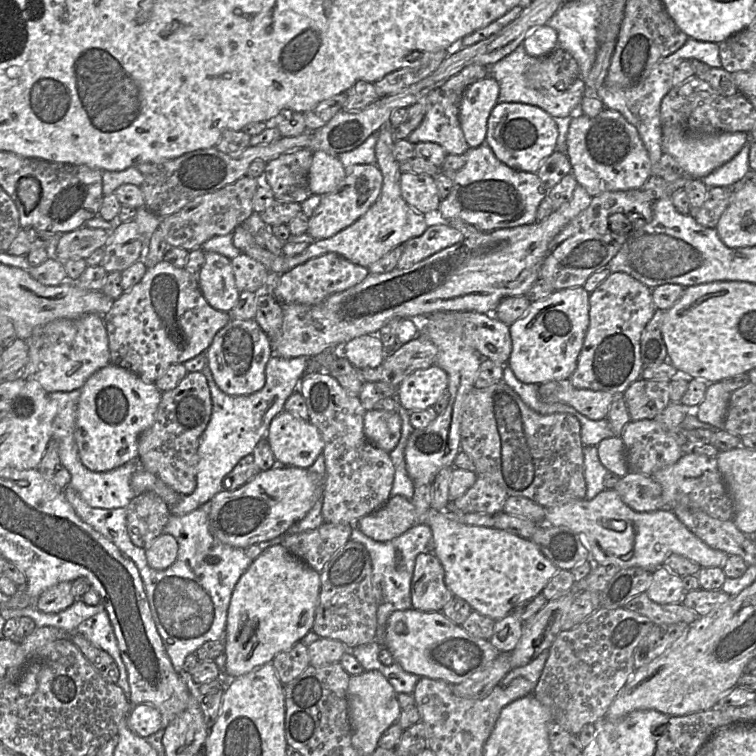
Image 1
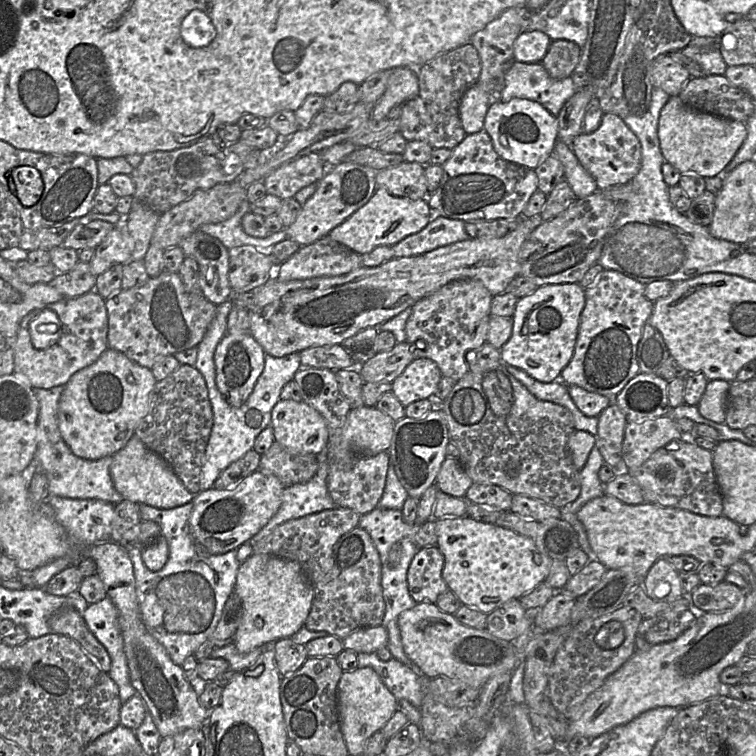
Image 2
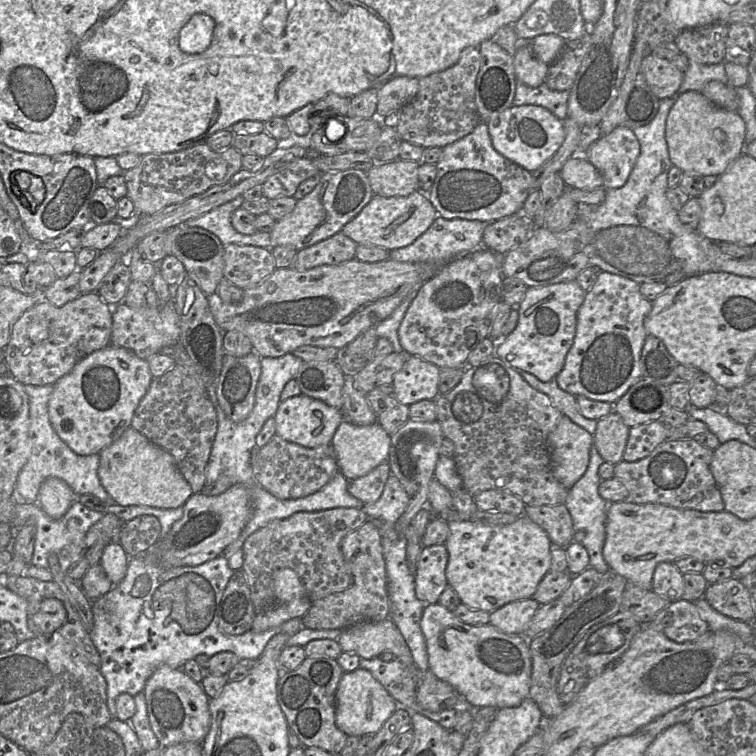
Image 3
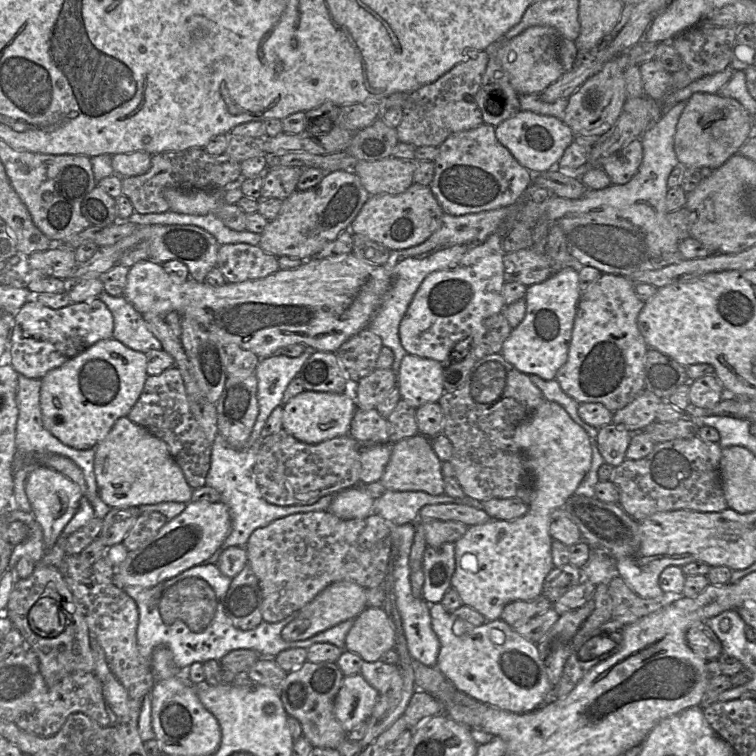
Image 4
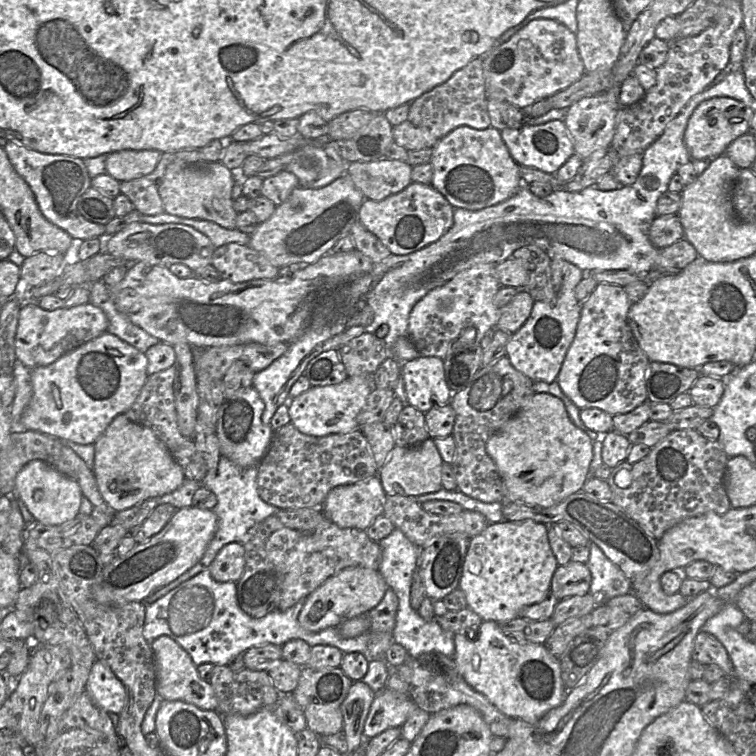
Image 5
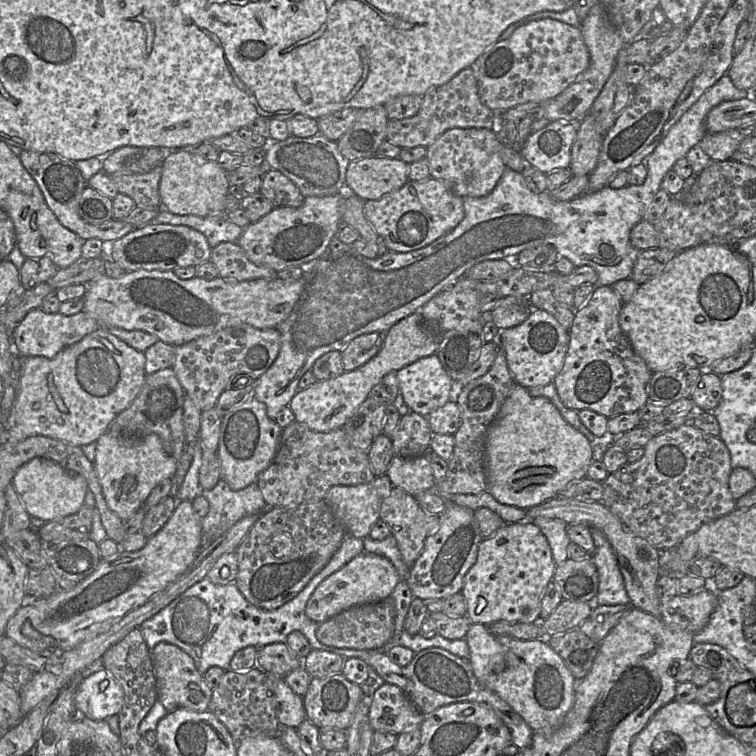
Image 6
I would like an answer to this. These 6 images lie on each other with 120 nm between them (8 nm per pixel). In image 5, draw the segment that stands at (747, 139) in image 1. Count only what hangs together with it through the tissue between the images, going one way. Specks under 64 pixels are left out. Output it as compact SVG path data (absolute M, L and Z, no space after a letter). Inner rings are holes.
M715 97L701 102L690 116L684 142L692 159L713 159L724 154L728 145L746 133L754 108L730 97Z

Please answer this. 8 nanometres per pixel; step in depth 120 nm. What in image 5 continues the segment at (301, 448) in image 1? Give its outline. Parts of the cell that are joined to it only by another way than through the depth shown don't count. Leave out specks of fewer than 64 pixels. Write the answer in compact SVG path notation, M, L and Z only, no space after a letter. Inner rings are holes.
M348 376L339 384L311 386L306 392L288 401L290 423L301 433L315 437L352 432L358 429L357 416L374 389L373 376Z

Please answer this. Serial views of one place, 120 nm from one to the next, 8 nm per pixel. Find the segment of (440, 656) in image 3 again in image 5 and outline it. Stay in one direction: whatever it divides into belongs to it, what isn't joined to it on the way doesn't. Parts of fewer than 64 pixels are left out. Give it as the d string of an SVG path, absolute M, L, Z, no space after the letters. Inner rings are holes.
M483 621L478 626L477 636L474 640L470 640L466 634L454 634L454 643L455 643L455 653L452 657L456 663L457 670L463 679L471 686L474 690L484 695L499 711L508 716L511 719L520 719L528 723L536 723L550 710L560 706L564 700L567 693L567 690L564 687L562 678L561 678L561 666L560 661L557 657L553 656L544 644L534 644L531 642L525 643L516 643L515 641L510 640L510 636L513 636L510 633L509 636L506 636L500 624L494 621ZM492 640L496 640L500 643L500 646L493 646L491 644Z

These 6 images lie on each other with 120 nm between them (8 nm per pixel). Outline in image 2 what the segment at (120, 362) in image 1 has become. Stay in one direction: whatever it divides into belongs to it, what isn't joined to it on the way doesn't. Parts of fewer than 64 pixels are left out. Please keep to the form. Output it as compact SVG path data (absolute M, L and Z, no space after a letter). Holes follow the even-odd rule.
M165 270L140 287L120 290L105 300L105 306L108 314L108 348L123 353L148 369L166 356L197 348L217 310L216 305L203 294L188 293L178 273Z

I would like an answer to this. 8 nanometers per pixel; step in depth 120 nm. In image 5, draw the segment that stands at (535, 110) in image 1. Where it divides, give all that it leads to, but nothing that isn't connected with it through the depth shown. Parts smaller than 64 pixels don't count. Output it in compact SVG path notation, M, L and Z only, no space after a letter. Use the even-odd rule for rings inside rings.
M552 120L541 125L524 123L518 129L503 129L500 135L510 156L519 166L536 168L549 174L555 174L575 153L569 130L563 120Z

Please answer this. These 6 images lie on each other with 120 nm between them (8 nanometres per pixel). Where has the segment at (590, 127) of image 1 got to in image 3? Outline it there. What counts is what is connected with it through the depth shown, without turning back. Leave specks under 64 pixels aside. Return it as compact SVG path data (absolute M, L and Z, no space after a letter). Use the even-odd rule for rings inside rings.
M619 126L593 142L583 155L602 175L603 188L617 189L628 180L639 154L633 130Z

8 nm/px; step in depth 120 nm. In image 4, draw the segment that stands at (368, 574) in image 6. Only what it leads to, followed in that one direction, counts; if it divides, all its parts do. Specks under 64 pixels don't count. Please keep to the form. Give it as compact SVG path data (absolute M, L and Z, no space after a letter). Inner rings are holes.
M340 581L330 584L299 610L297 618L282 629L281 637L288 642L305 640L340 622L355 619L367 608L366 590L352 582Z

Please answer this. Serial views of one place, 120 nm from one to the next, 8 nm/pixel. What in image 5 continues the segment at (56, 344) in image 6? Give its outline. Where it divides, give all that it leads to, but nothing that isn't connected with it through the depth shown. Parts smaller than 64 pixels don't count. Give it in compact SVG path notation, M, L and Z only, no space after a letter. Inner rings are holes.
M24 301L15 335L15 355L29 369L47 366L62 355L100 336L108 328L105 313L90 302L53 311L41 309L36 301Z

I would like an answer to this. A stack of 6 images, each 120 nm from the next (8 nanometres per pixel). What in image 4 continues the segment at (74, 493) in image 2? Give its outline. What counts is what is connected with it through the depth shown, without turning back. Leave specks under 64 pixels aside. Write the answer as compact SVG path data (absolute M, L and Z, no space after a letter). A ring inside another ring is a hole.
M18 375L18 388L16 392L16 402L18 406L18 419L16 424L16 452L13 462L14 474L14 499L17 503L17 509L24 512L31 512L32 507L25 492L25 483L29 472L42 465L32 463L34 456L43 456L47 453L59 454L73 460L83 471L83 475L87 485L87 492L84 497L91 503L95 516L104 519L107 513L112 509L101 499L94 472L94 458L96 454L95 447L78 450L63 444L48 430L45 429L42 421L42 412L40 407L40 389L41 381L39 379L27 378Z

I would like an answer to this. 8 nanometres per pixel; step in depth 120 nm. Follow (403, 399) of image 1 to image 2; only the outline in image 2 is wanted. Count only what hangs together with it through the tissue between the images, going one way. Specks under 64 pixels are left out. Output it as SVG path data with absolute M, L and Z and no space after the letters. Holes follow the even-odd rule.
M416 358L392 382L391 392L404 407L424 399L434 400L434 394L442 377L434 361Z

